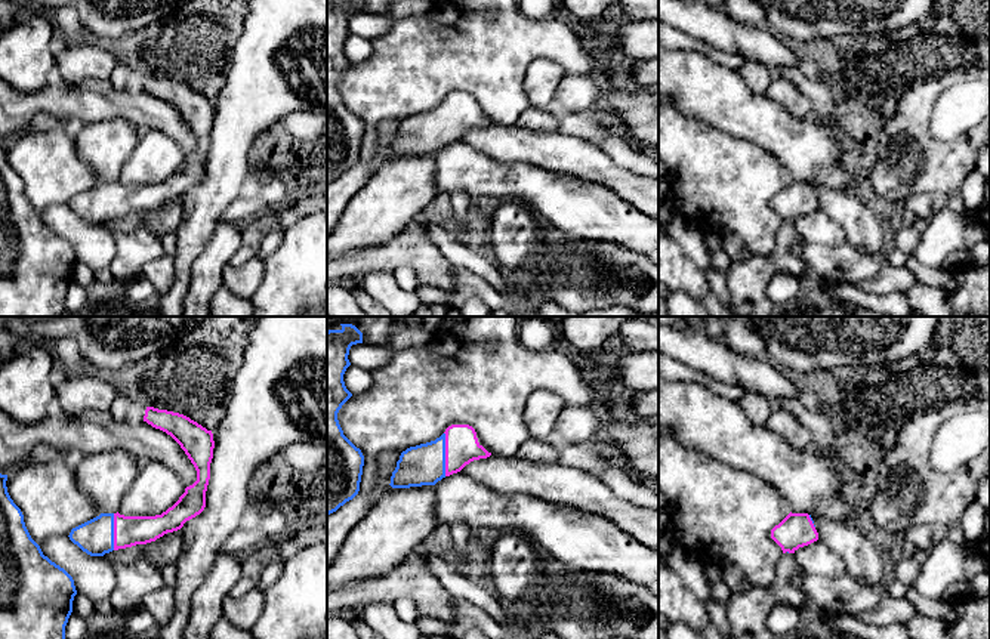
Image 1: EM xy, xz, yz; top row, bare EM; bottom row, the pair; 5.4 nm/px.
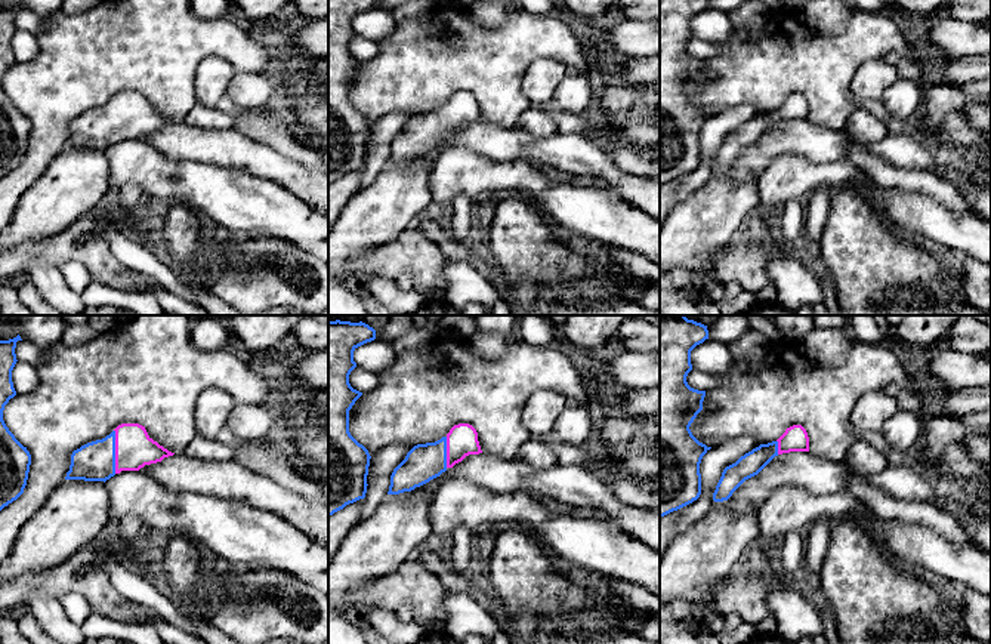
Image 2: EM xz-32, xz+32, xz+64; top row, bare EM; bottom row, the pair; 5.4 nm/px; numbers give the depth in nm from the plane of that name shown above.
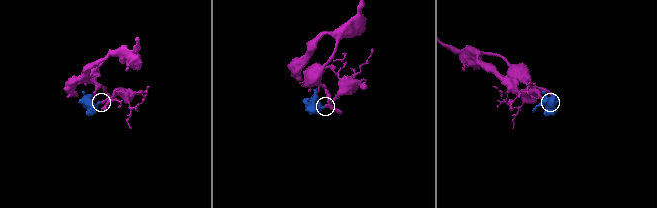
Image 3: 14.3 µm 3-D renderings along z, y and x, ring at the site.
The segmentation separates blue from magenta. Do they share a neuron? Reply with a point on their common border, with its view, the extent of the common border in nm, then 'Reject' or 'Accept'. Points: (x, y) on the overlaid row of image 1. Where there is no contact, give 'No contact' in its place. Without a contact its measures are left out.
Touches blue at xz (444, 454). Shared border 240 nm. Accept

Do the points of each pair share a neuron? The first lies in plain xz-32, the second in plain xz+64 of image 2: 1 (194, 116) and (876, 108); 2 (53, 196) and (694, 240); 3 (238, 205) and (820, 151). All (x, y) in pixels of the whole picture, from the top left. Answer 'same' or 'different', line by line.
1: different
2: same
3: different

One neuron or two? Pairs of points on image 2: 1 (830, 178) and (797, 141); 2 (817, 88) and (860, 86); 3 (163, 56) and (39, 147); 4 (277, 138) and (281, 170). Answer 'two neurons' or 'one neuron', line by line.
1: two neurons
2: two neurons
3: one neuron
4: two neurons

